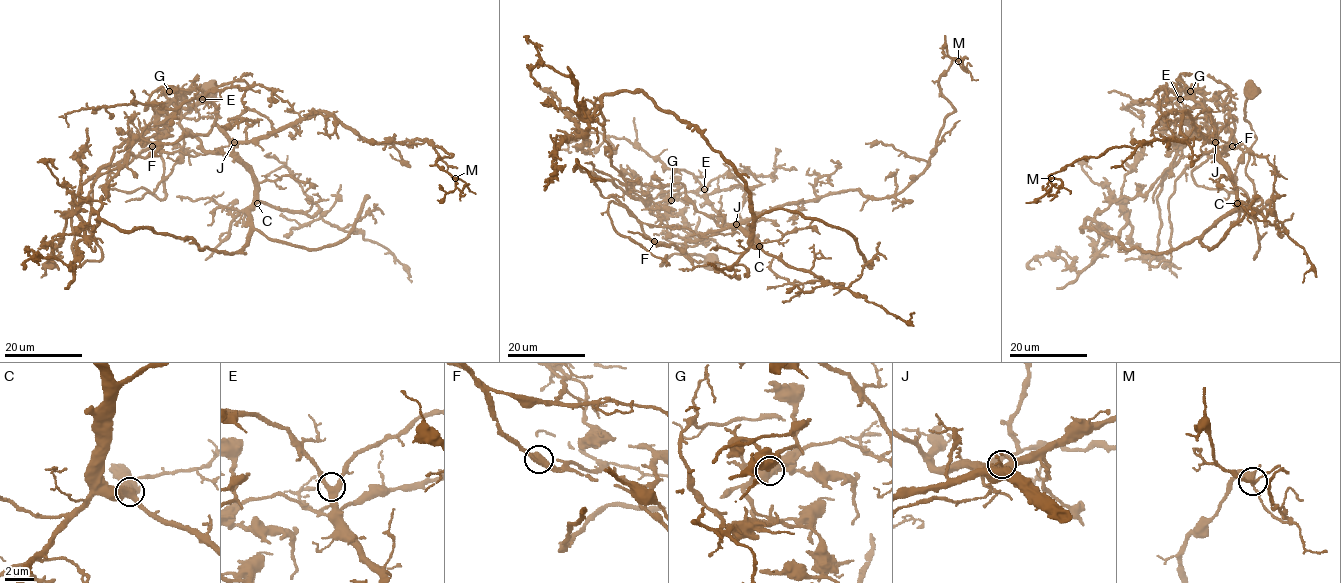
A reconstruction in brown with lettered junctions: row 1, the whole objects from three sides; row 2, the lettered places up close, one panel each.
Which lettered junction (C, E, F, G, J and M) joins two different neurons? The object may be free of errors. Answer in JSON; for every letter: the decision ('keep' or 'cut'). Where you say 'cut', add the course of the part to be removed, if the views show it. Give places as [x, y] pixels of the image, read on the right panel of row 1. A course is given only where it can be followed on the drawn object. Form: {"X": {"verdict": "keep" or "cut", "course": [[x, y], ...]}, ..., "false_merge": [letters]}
{"C": {"verdict": "keep"}, "E": {"verdict": "keep"}, "F": {"verdict": "keep"}, "G": {"verdict": "cut", "course": [[1190, 91], [1203, 95], [1215, 150], [1195, 183], [1250, 199], [1252, 80]]}, "J": {"verdict": "keep"}, "M": {"verdict": "keep"}, "false_merge": ["G"]}

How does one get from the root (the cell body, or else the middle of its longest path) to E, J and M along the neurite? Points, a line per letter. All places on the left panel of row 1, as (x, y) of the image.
E: (211, 90), (163, 126), (162, 199), (105, 186), (113, 170), (156, 150), (163, 90), (200, 89), (202, 99)
J: (211, 90), (163, 126), (162, 199), (143, 188), (105, 186), (113, 170), (137, 157), (228, 153), (234, 142)
M: (211, 90), (163, 126), (162, 199), (105, 186), (137, 157), (228, 153), (321, 112), (441, 147), (455, 178)

